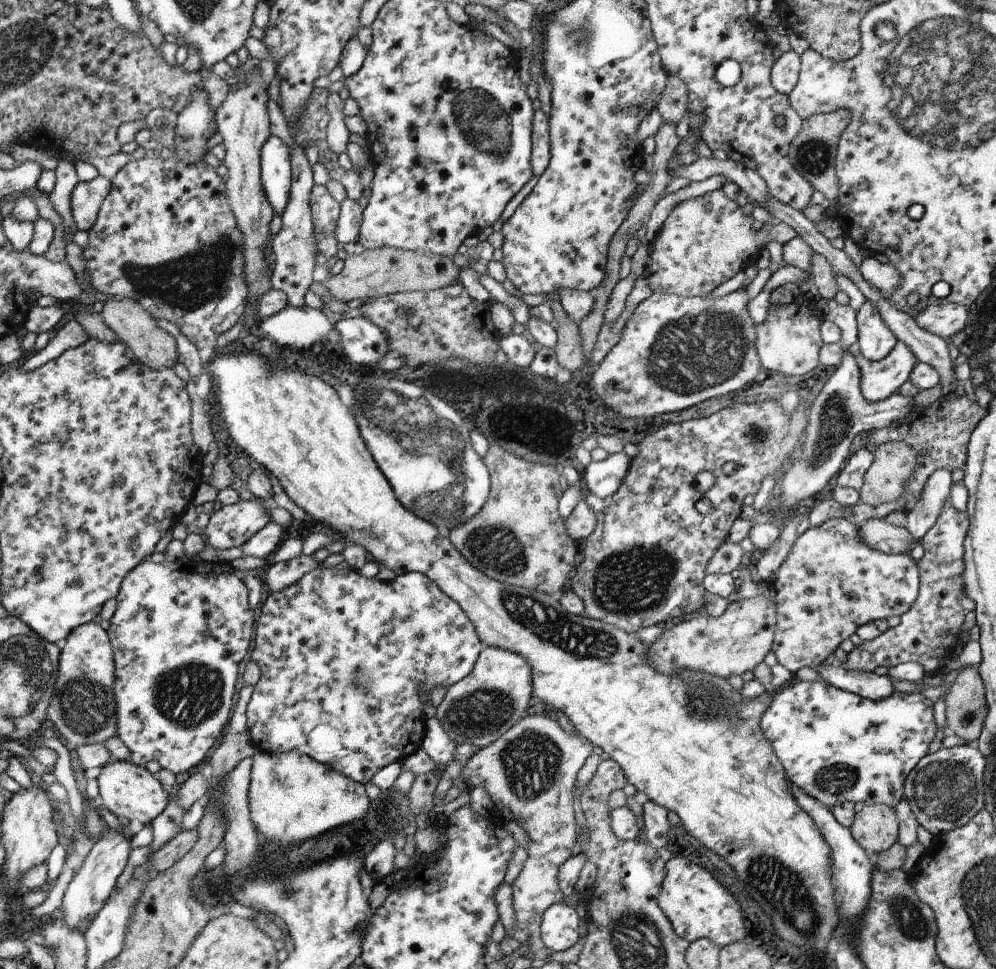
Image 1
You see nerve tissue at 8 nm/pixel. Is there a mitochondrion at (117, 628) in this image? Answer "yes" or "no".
no

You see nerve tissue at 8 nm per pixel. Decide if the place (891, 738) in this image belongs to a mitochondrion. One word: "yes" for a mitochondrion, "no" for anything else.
no

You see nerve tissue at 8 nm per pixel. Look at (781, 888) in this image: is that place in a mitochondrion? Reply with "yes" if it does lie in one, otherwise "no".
yes

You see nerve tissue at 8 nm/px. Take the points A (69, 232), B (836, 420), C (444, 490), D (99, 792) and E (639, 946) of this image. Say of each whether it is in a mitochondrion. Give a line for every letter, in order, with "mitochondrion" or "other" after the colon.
A: other
B: mitochondrion
C: mitochondrion
D: other
E: mitochondrion

